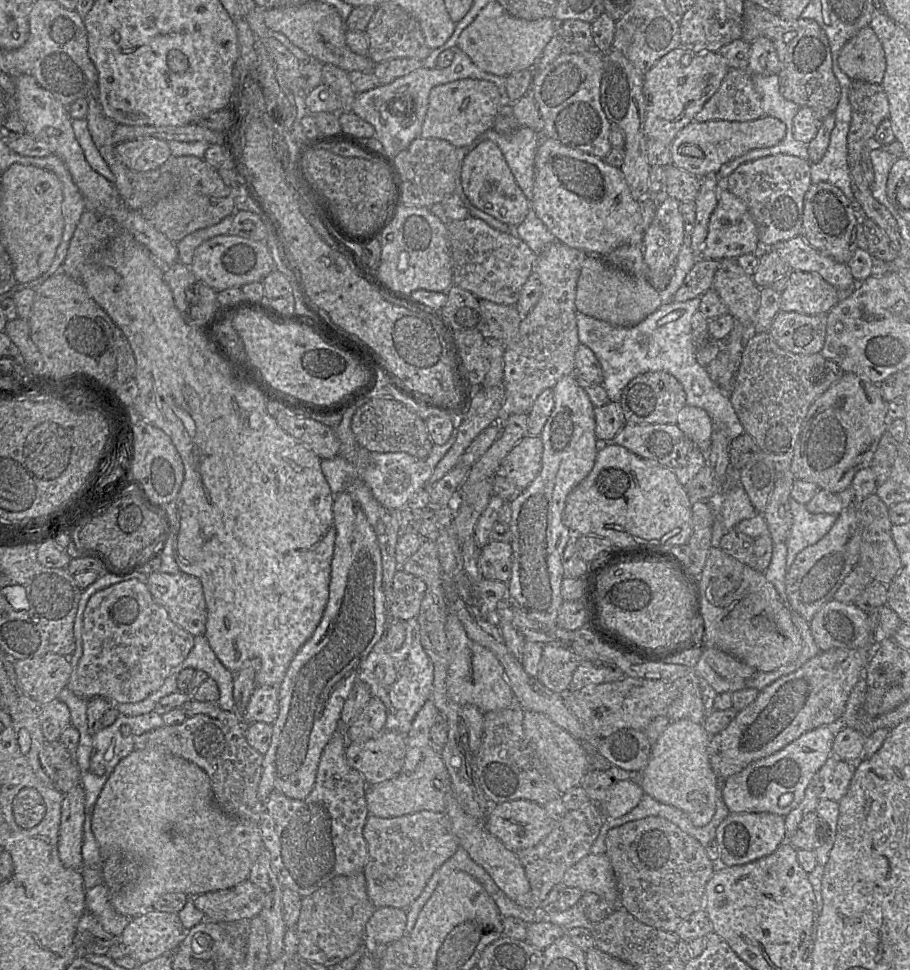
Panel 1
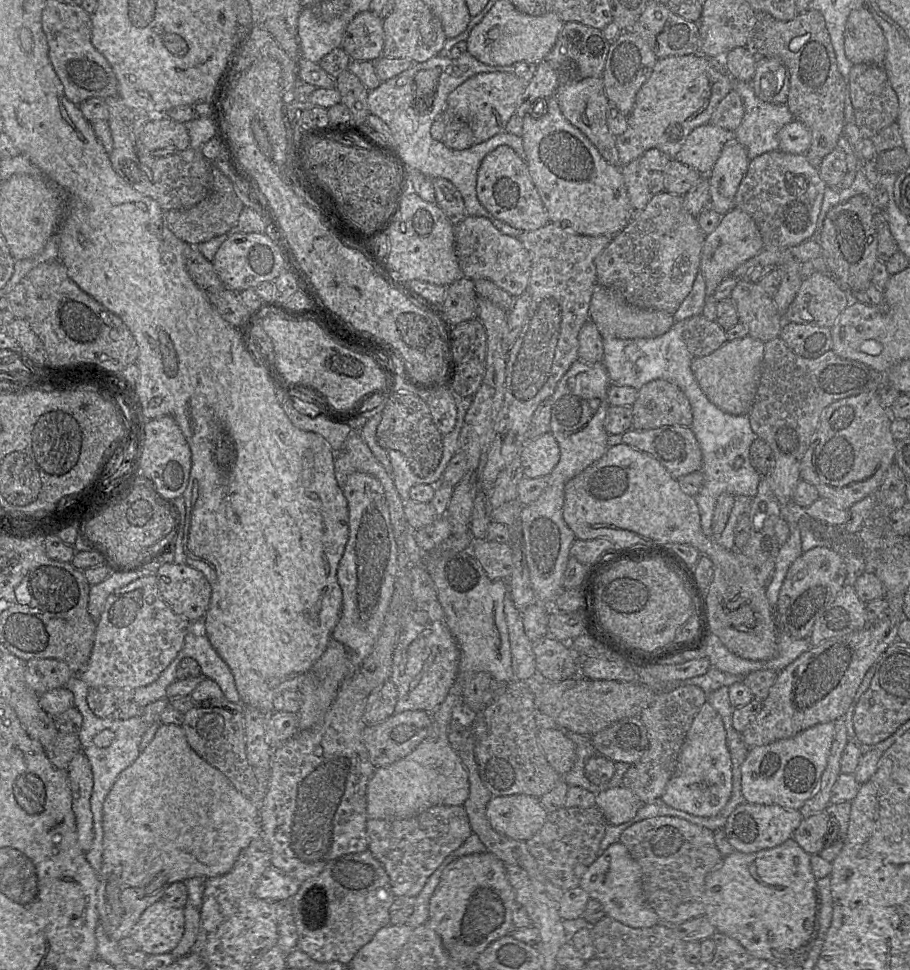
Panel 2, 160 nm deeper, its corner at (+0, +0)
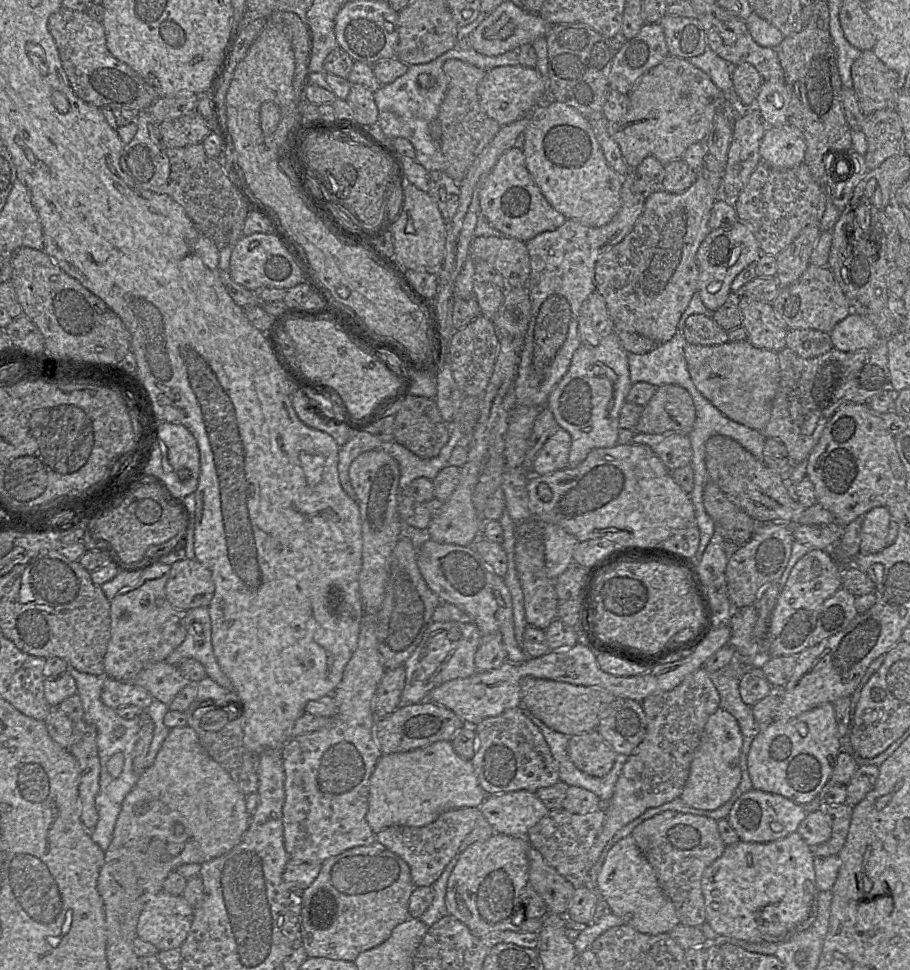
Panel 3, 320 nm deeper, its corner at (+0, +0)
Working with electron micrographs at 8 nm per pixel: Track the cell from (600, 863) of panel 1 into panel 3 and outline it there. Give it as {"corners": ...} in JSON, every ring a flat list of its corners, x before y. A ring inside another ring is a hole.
{"corners":[[631,836,611,846,598,871,596,886,610,912,639,932,664,933,679,924,673,903,661,889,651,865]]}

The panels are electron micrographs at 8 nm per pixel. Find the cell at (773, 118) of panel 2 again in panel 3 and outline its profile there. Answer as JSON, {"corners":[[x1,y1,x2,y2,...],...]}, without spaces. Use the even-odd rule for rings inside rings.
{"corners":[[709,47,706,48,706,50,704,51,703,54,701,54,699,56,688,58,687,60,691,64,696,66,697,68,701,69,703,72,705,72,710,77,710,79,724,93,726,100,731,104,731,106,738,109,738,116,741,115,746,109,754,108,754,107,744,107,741,104,741,102,734,90,734,85,733,85,731,76,732,76,732,72,736,65,719,57]]}

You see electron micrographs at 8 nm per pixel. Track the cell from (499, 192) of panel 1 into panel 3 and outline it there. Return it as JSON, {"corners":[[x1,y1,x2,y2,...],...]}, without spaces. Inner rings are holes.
{"corners":[[515,147,508,149,500,156,480,190,479,200,482,215,493,228,505,234,507,236,505,238,516,238,527,242,542,232,556,230,567,220,566,217,555,210,543,196,526,167,523,151]]}

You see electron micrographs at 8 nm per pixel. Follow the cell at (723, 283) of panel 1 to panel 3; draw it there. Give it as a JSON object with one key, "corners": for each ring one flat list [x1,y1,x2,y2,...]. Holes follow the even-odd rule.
{"corners":[[740,296,741,326,753,346,779,352,786,347,789,330,785,321,775,311,772,303,752,297]]}

